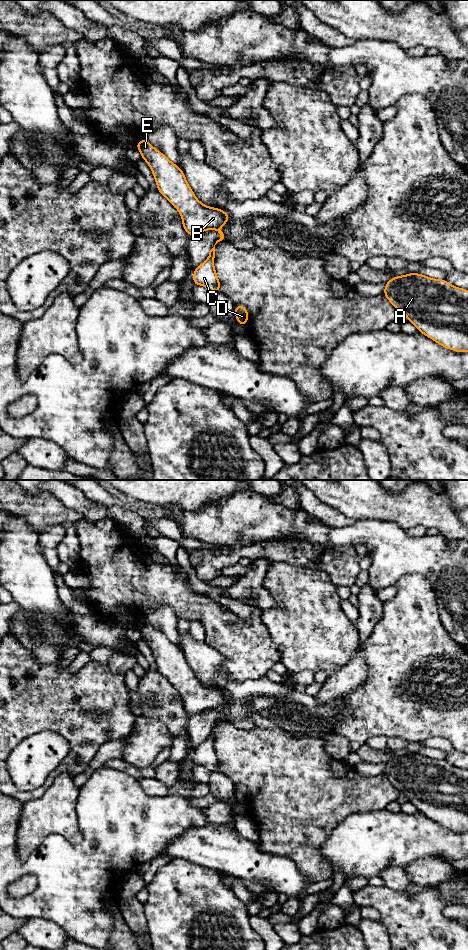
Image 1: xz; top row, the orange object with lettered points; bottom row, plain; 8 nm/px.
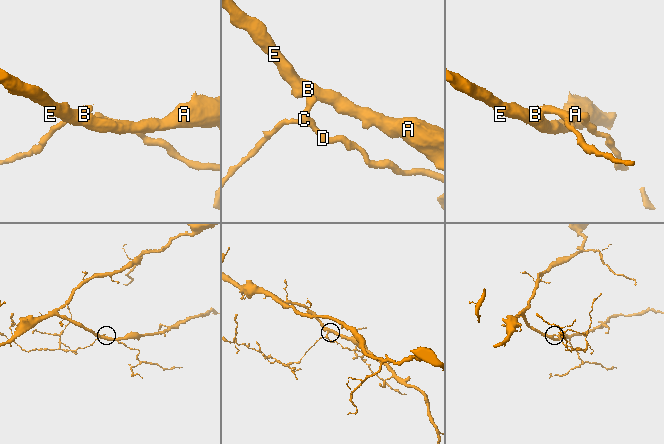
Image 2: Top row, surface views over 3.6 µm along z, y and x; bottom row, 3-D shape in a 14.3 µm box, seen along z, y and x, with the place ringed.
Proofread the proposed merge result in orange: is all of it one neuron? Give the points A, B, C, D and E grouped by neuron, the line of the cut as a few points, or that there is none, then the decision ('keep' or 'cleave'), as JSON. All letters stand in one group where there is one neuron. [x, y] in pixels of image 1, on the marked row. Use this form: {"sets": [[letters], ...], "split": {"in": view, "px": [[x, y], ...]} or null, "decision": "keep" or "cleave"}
{"sets": [["A", "B", "E"], ["C", "D"]], "split": {"in": "xz", "px": [[219, 227], [216, 229]]}, "decision": "cleave"}

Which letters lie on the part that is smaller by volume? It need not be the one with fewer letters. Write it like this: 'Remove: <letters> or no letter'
Remove: C, D

